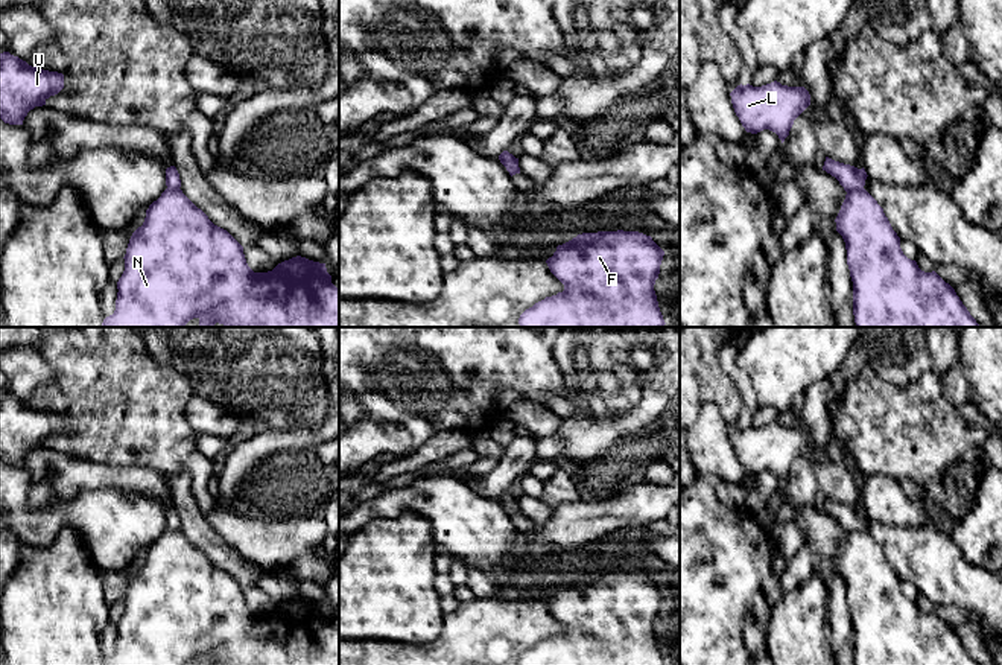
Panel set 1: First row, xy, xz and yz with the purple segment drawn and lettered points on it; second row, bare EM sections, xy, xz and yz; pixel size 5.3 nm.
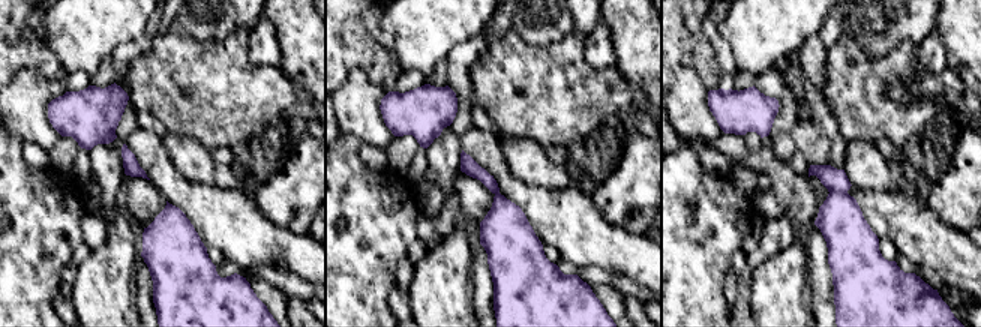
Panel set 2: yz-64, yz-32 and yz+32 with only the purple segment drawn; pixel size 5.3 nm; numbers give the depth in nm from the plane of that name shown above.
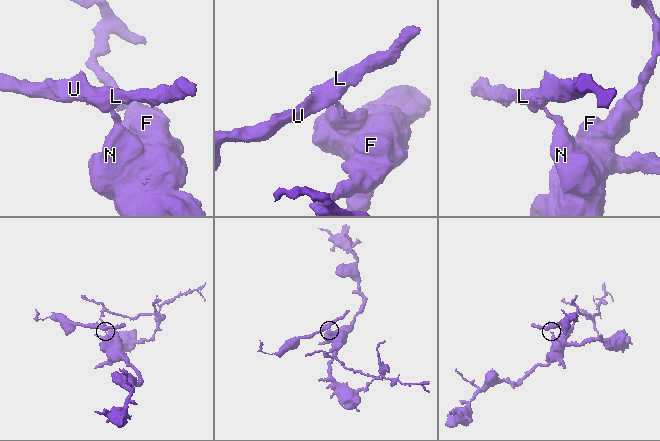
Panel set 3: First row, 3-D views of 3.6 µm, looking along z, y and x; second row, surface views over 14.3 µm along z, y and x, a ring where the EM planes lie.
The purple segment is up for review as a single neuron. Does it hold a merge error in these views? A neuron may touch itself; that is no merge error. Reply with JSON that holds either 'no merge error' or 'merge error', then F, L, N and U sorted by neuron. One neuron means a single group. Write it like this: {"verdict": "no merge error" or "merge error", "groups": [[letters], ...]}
{"verdict": "merge error", "groups": [["F", "N"], ["L", "U"]]}

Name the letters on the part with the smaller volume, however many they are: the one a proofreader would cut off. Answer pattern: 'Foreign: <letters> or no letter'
Foreign: L, U

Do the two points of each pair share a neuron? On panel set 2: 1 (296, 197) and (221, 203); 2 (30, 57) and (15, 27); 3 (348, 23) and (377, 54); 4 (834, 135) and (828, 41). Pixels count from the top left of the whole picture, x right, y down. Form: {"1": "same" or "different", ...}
{"1": "different", "2": "same", "3": "same", "4": "same"}

